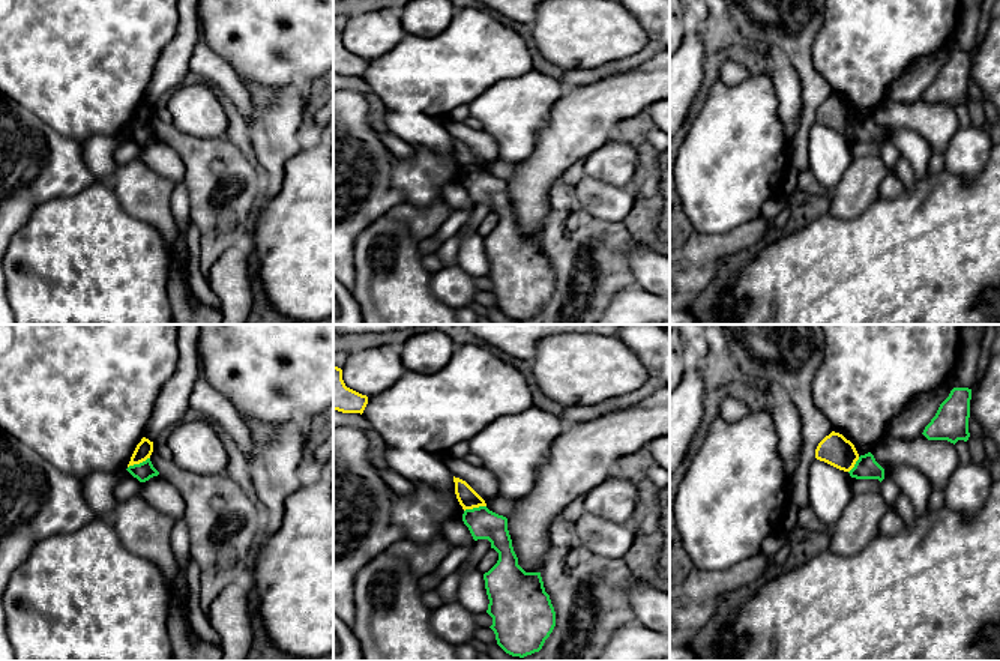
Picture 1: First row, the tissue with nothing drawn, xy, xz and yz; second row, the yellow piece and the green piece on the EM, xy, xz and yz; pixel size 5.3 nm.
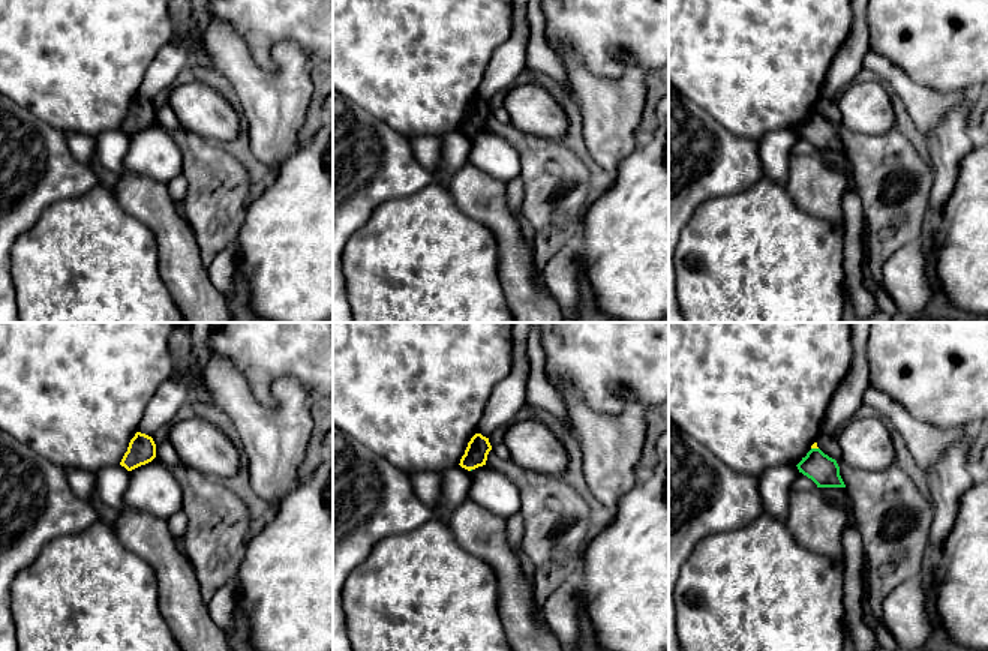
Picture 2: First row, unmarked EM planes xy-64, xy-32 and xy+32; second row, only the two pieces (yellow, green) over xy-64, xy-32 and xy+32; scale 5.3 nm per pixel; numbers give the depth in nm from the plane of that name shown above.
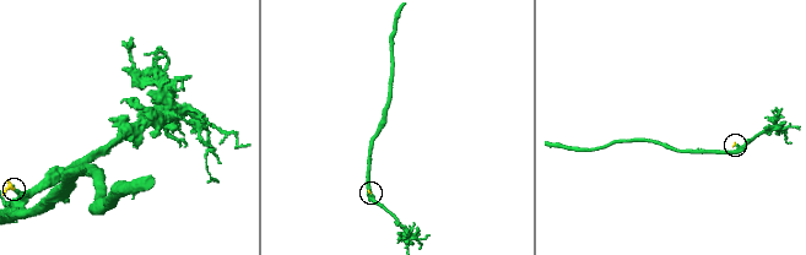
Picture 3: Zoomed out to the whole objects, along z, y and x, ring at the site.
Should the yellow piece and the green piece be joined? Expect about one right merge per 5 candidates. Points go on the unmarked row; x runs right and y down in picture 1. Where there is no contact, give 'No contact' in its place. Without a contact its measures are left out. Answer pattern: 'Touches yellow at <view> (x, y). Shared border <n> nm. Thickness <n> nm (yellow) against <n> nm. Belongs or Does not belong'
Touches yellow at xy (138, 126). Shared border 130 nm. Thickness 90 nm (yellow) against 100 nm. Does not belong

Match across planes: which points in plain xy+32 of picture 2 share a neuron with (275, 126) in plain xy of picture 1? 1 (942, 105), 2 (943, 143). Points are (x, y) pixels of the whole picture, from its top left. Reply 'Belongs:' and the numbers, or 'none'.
Belongs: 2

